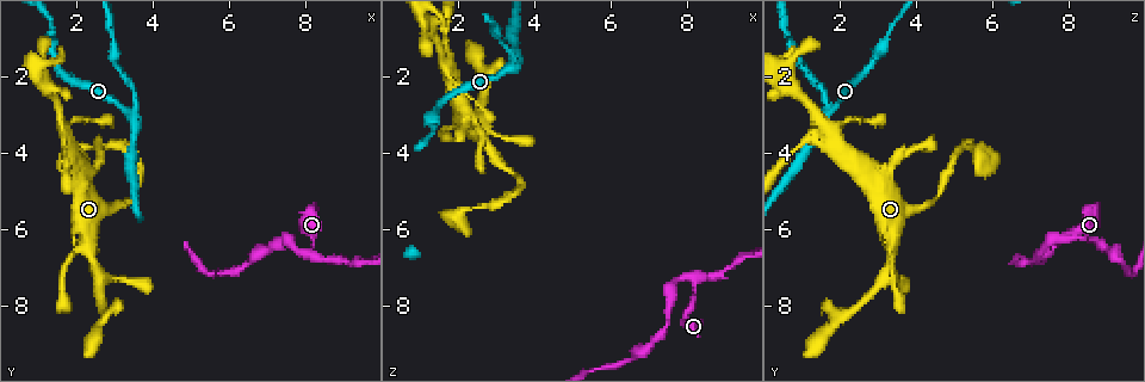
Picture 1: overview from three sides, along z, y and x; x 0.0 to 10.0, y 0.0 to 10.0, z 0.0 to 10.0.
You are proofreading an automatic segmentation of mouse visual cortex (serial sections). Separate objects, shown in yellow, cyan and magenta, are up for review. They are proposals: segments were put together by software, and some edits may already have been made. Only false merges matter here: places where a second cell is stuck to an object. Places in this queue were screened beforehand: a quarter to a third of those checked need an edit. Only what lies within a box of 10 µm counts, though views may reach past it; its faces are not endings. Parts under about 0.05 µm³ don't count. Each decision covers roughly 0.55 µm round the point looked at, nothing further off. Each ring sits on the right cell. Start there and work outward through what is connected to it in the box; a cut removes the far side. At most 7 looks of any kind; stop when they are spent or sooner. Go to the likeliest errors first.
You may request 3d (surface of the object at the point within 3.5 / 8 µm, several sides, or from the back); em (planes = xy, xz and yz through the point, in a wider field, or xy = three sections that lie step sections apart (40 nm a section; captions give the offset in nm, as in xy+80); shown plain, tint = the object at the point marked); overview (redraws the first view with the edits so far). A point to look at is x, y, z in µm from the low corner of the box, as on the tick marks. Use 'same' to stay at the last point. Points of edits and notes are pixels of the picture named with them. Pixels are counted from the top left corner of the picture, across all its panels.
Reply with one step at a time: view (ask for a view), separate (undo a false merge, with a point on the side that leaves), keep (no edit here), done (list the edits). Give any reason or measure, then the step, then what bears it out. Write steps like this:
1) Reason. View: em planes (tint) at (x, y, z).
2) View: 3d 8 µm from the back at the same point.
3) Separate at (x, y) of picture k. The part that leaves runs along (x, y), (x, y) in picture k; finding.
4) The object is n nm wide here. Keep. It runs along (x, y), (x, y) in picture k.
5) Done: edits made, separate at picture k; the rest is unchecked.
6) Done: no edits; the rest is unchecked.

Narrows sharply. View: 3d 3.5 µm at (8.20, 6.60, 7.45).

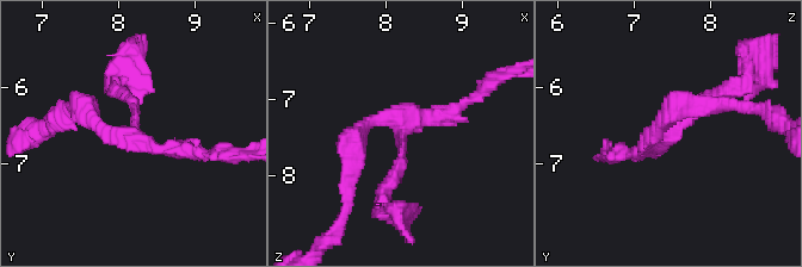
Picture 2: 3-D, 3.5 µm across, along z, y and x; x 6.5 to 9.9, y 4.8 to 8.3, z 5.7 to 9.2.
3 arms meet here; the arms are 150, 200, 300 nm wide. View: em xy step 2 (tint) at (8.25, 6.65, 7.35).

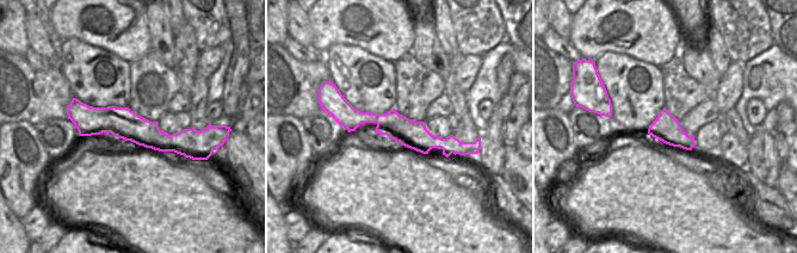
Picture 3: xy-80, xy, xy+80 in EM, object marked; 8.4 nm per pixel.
Keep. It runs along (723, 93), (666, 137), (684, 107) in picture 2; continuous, no second cell.

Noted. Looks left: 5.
Abrupt turn. View: 3d 3.5 µm at (3.55, 2.80, 1.80).

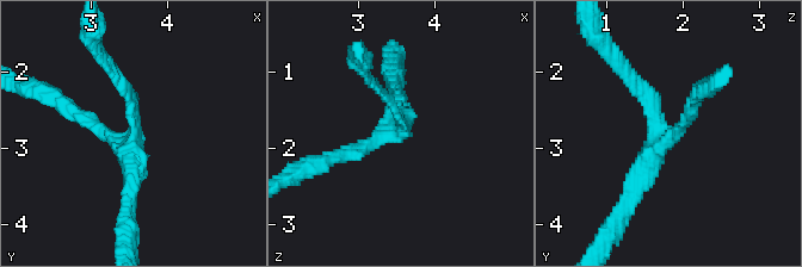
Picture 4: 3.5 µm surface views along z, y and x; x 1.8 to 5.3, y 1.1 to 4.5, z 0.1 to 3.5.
3 arms meet here; the arms are 150, 200, 300 nm wide; need the tissue. View: em planes (tint) at (3.55, 2.80, 1.80).

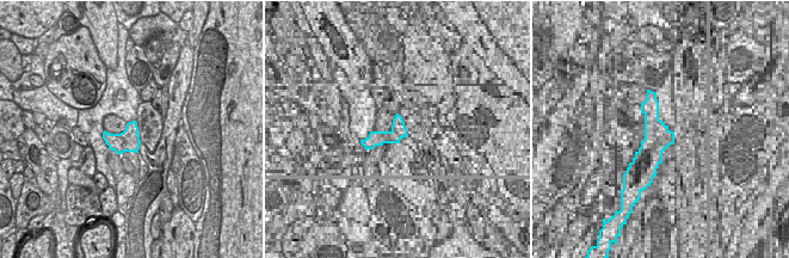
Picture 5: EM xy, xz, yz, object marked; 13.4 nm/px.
The object is 300 nm wide here. Keep. It runs along (333, 156), (402, 129), (381, 92) in picture 4; continuous, no second cell.

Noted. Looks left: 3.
Small branch off a trunk. View: em xy step 3 (tint) at (1.80, 3.70, 1.80).

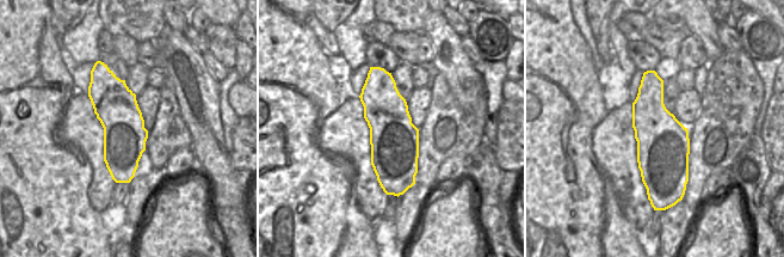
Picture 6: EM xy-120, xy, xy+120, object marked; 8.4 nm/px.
View: 3d 3.5 µm at the same point.

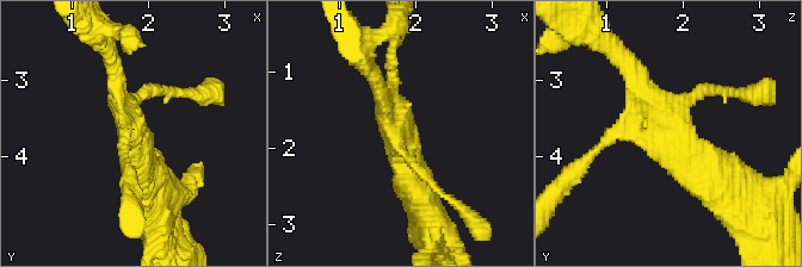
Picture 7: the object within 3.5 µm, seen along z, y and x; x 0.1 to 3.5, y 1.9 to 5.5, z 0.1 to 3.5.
Keep. It runs along (725, 190), (630, 73) in picture 7; continuous, no second cell.

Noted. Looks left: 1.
Done: no edits; the rest is unchecked.

